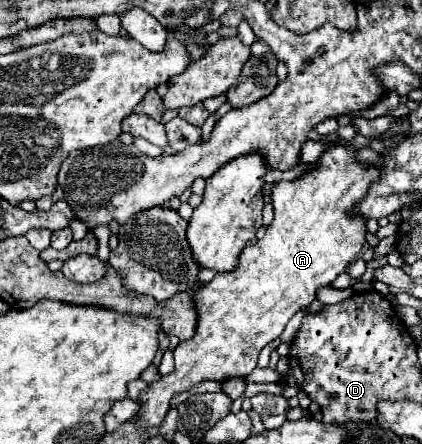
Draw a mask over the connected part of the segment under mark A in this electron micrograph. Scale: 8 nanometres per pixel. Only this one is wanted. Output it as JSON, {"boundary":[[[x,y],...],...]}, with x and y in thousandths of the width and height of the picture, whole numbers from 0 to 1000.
{"boundary":[[[799,322],[765,340],[742,381],[647,421],[647,502],[623,538],[571,565],[552,610],[514,615],[505,633],[467,655],[457,673],[472,696],[467,750],[457,764],[419,777],[415,836],[334,885],[334,962],[377,957],[415,885],[443,881],[472,858],[581,849],[609,827],[618,786],[652,768],[680,723],[746,673],[751,651],[784,642],[855,570],[870,547],[870,493],[836,471],[898,399],[903,381],[855,367],[846,336]]]}

